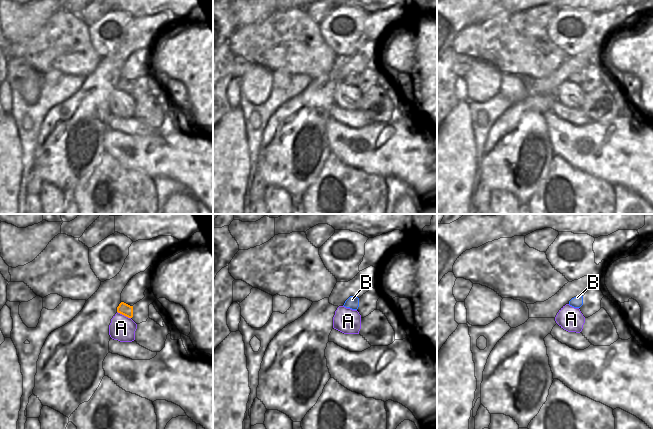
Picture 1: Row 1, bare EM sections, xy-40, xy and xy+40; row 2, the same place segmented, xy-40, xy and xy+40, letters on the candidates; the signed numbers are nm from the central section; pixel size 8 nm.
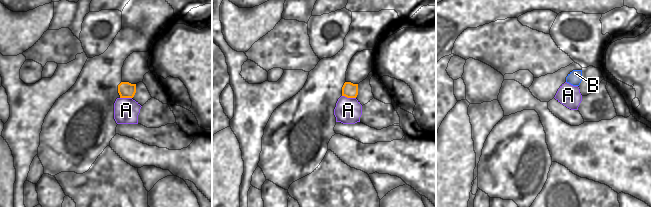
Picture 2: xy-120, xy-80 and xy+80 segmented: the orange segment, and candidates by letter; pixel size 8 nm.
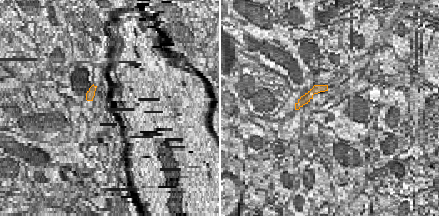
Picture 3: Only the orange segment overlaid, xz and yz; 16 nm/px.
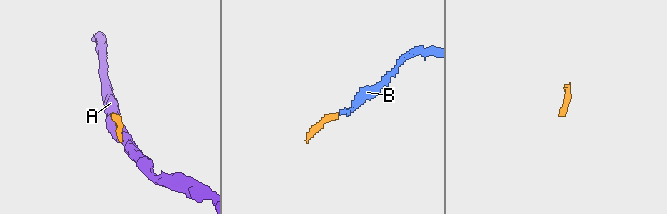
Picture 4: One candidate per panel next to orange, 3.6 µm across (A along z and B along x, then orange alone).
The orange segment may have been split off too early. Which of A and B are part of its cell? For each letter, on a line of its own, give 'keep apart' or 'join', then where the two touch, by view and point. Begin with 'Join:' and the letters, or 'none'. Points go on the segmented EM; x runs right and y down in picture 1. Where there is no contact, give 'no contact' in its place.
Join: B
A: keep apart; meets orange in xy-40 at (124, 315)
B: join; no contact

